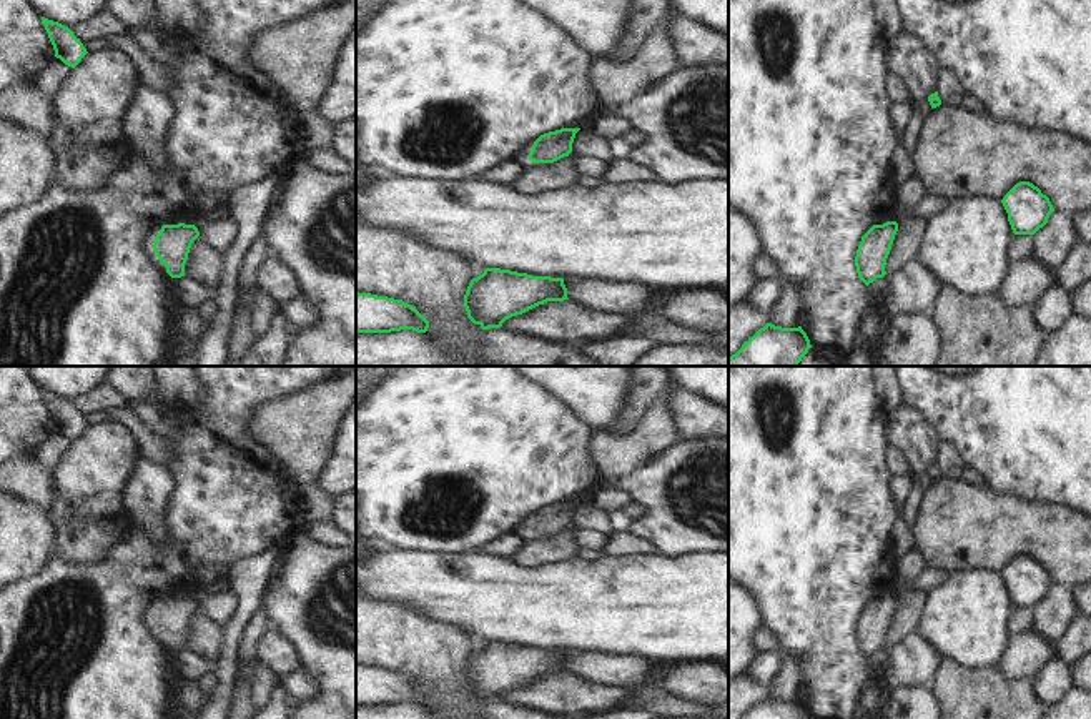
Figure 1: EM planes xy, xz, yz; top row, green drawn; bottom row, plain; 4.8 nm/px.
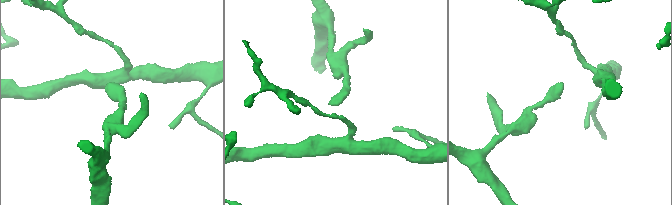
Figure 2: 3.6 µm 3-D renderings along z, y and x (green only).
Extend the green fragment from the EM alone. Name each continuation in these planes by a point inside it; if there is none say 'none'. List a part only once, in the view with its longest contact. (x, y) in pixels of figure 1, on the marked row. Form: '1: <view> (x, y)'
none

